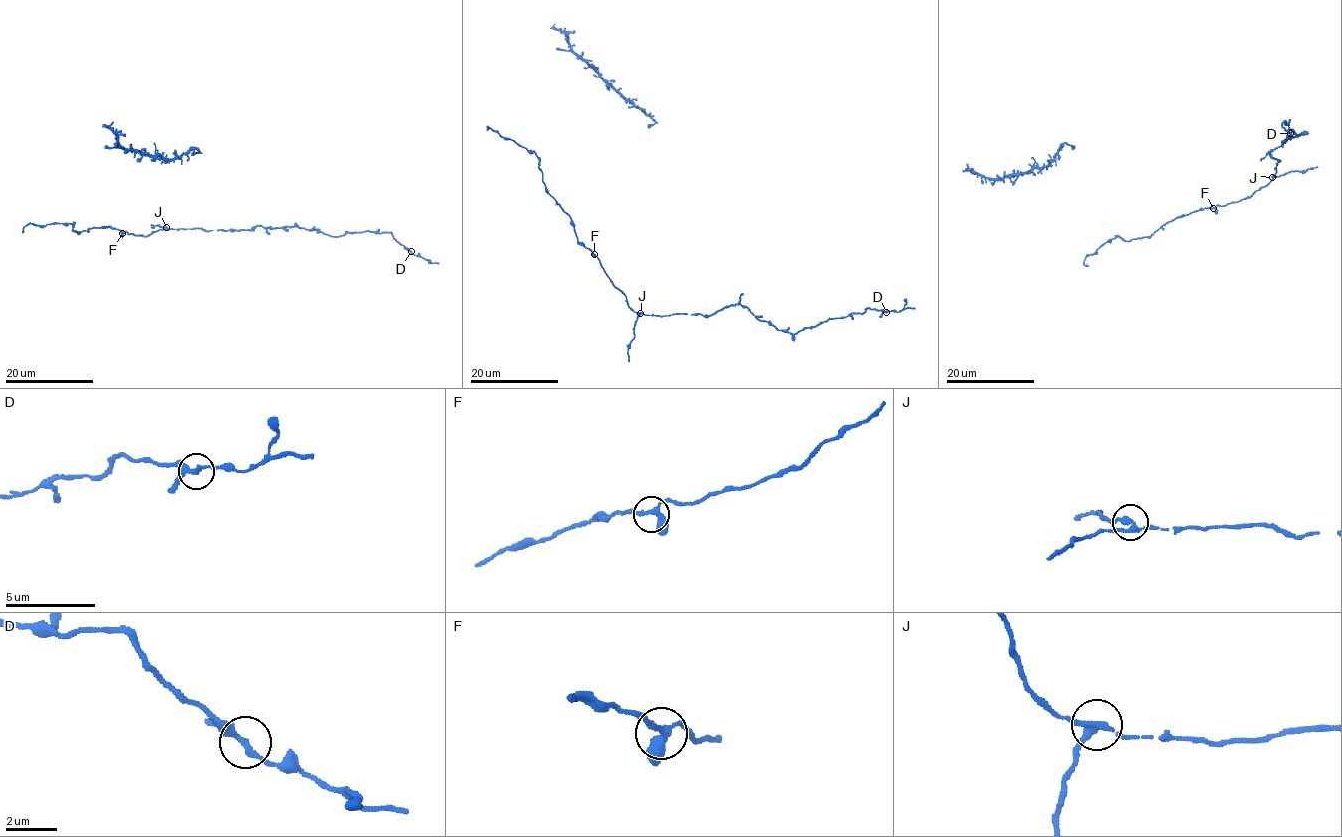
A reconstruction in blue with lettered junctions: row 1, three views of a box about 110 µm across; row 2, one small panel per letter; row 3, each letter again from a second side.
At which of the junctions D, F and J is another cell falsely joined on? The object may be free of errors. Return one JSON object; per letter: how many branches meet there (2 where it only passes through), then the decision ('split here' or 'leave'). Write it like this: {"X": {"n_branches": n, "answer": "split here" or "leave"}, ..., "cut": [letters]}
{"D": {"n_branches": 3, "answer": "leave"}, "F": {"n_branches": 3, "answer": "leave"}, "J": {"n_branches": 3, "answer": "split here"}, "cut": ["J"]}

